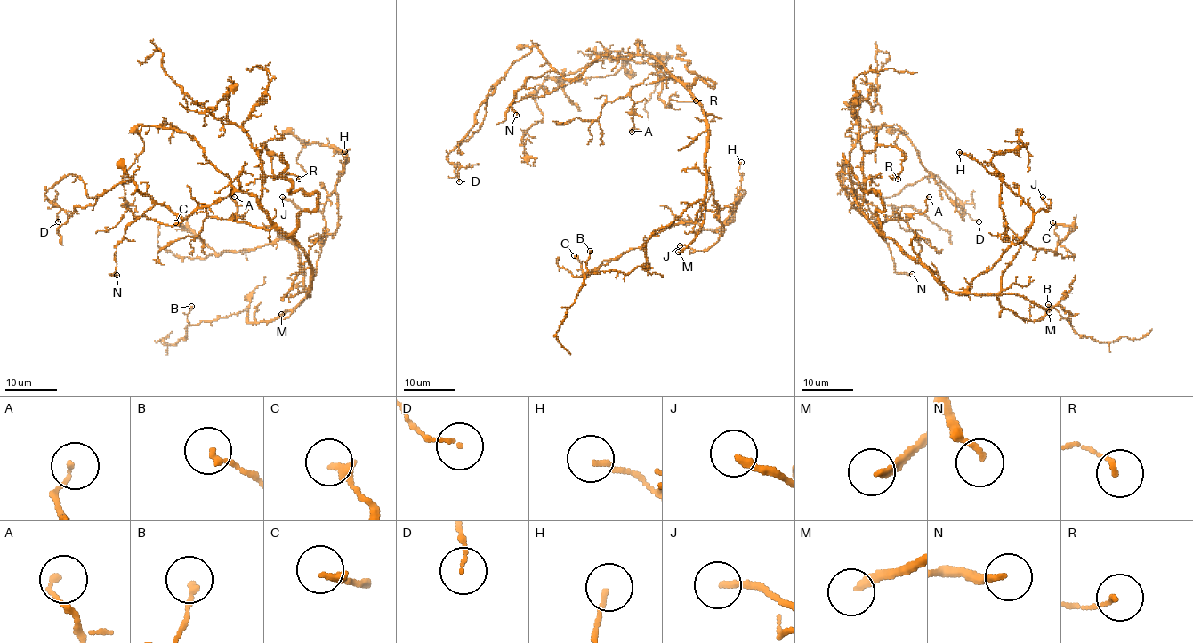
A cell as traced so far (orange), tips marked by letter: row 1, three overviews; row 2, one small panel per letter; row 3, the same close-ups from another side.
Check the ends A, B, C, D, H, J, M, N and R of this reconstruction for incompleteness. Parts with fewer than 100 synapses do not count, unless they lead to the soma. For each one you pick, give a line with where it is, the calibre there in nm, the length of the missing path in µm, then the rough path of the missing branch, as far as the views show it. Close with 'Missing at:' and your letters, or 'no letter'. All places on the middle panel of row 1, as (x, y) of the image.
M: at (678, 252); 240 nm thick; about 35 µm are missing; missing branch runs (678, 252), (657, 280), (638, 265), (633, 257), (633, 237), (648, 221)
Missing at: M

